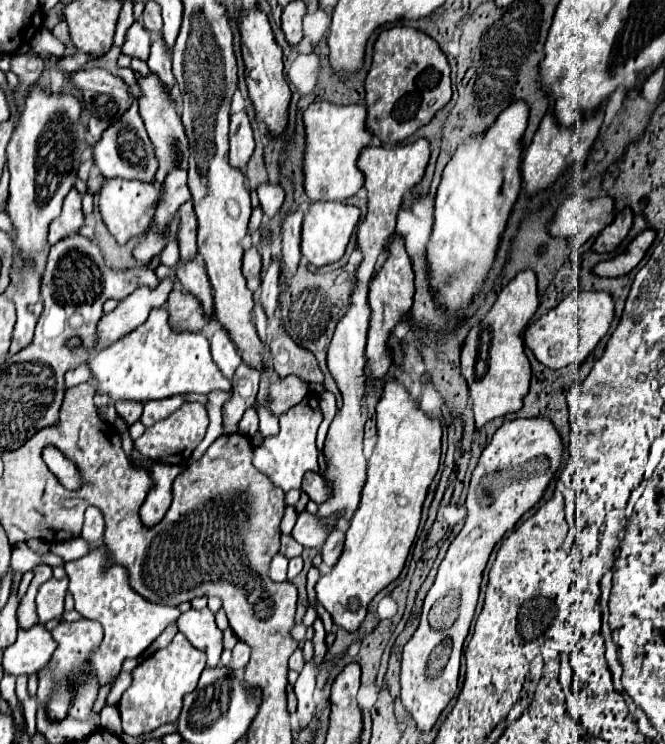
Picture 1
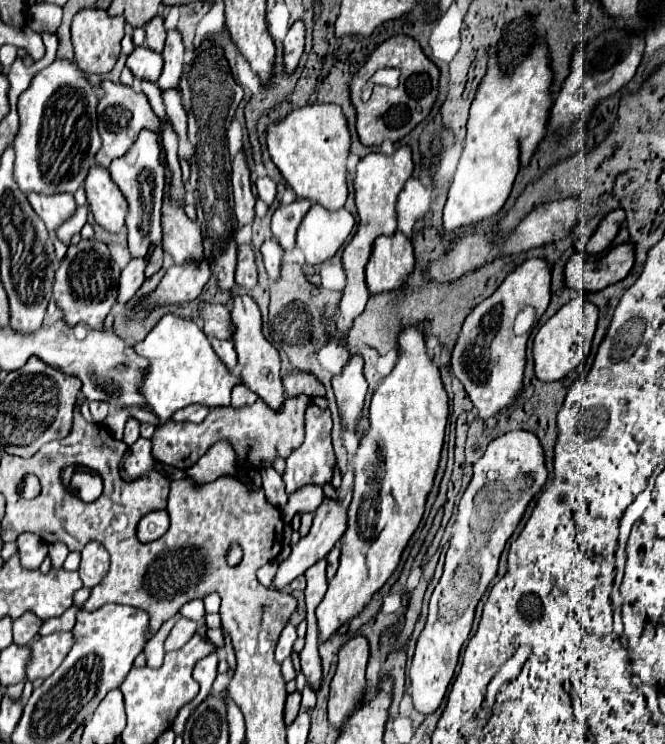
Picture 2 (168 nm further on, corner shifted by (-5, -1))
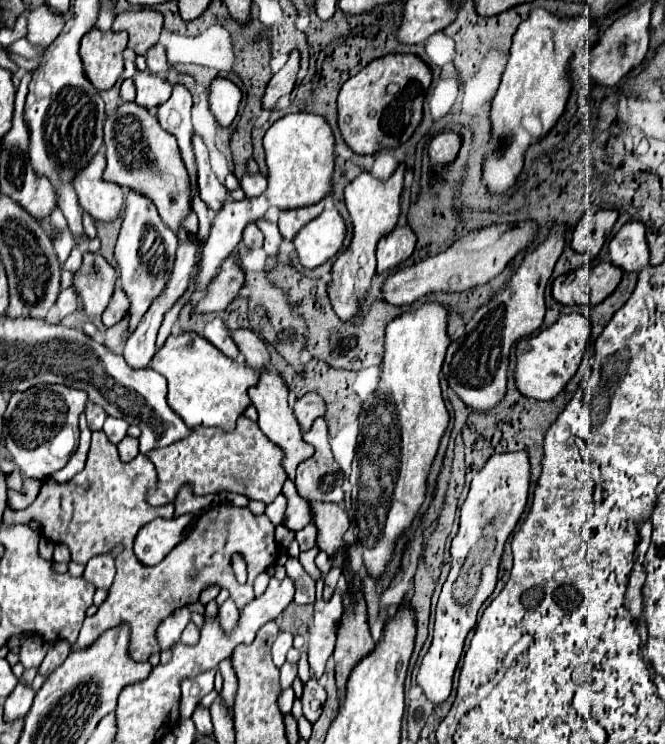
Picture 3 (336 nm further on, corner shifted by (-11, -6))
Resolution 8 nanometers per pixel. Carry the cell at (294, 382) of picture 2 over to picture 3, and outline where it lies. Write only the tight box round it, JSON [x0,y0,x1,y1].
[293,392,325,430]

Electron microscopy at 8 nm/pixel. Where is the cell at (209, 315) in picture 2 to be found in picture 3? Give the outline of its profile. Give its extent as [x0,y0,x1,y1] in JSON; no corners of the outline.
[231,328,269,370]

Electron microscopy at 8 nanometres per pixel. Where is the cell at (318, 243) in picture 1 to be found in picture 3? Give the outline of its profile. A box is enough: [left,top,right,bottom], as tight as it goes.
[293,206,347,268]

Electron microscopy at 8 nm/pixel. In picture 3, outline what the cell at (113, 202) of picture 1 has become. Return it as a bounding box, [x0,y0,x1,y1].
[73,152,125,222]

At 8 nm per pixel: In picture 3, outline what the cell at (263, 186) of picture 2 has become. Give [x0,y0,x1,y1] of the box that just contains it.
[241,174,267,196]

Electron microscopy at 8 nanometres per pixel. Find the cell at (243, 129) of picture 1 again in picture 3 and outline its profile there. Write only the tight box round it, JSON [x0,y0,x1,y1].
[243,222,263,248]

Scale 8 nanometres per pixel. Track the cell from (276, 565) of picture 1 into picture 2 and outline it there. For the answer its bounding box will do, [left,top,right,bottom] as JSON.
[257,561,279,587]

